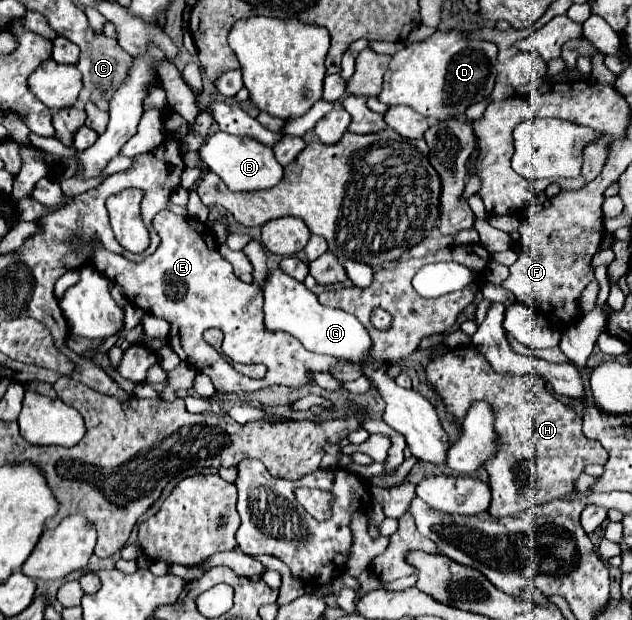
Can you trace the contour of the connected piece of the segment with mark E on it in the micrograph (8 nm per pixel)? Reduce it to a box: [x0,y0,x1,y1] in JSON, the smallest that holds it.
[91,211,337,393]

